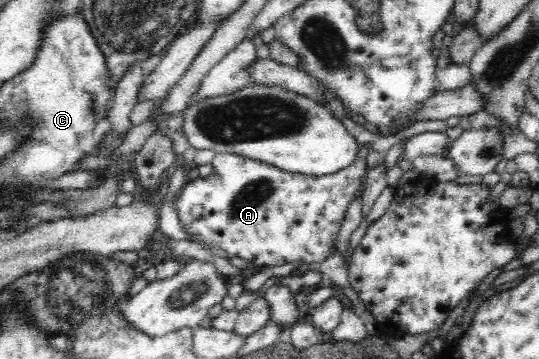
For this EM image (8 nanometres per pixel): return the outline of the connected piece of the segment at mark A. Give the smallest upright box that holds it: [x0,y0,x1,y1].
[175,154,368,267]

